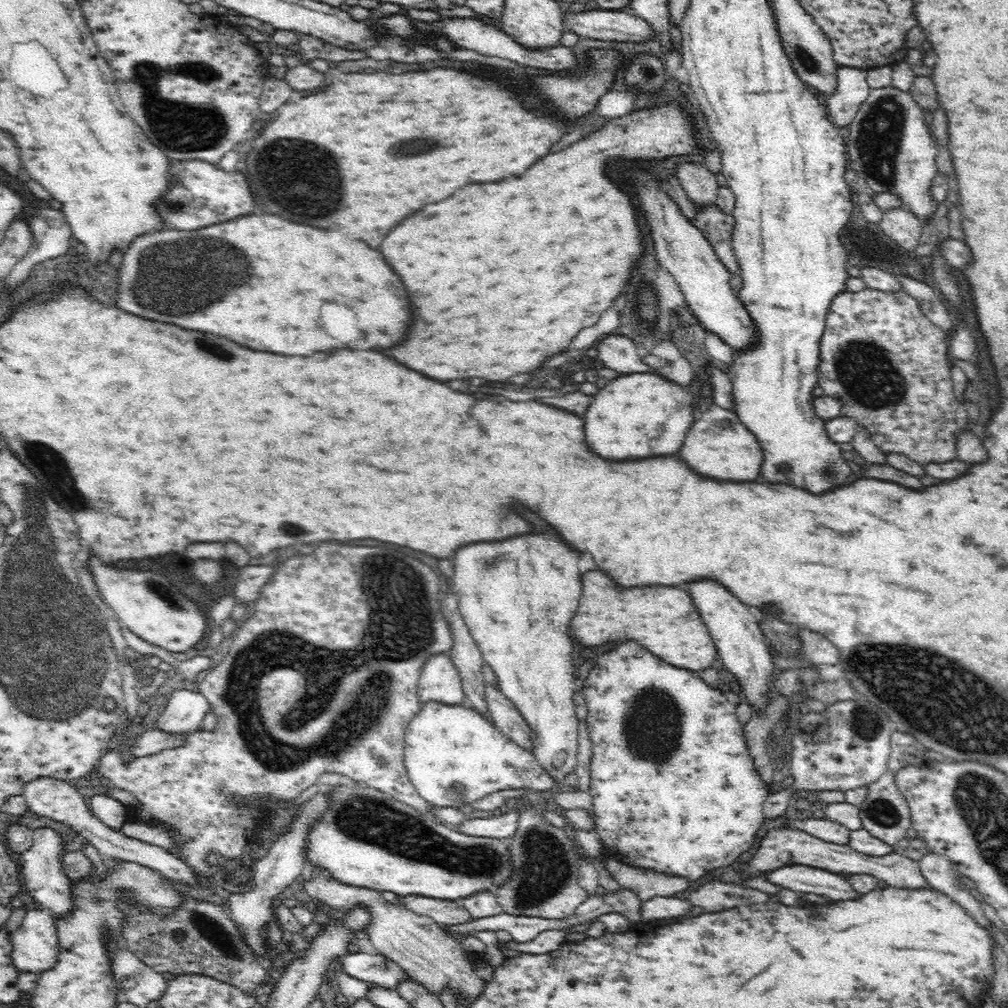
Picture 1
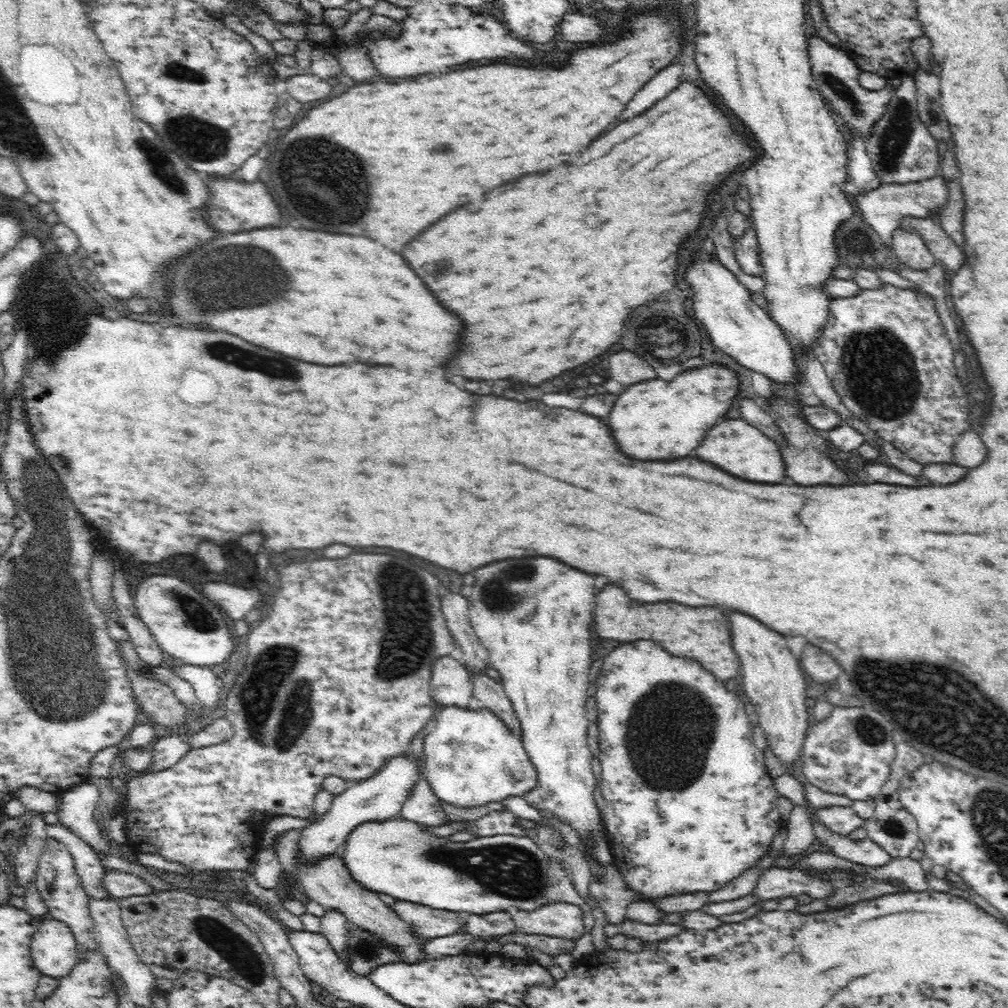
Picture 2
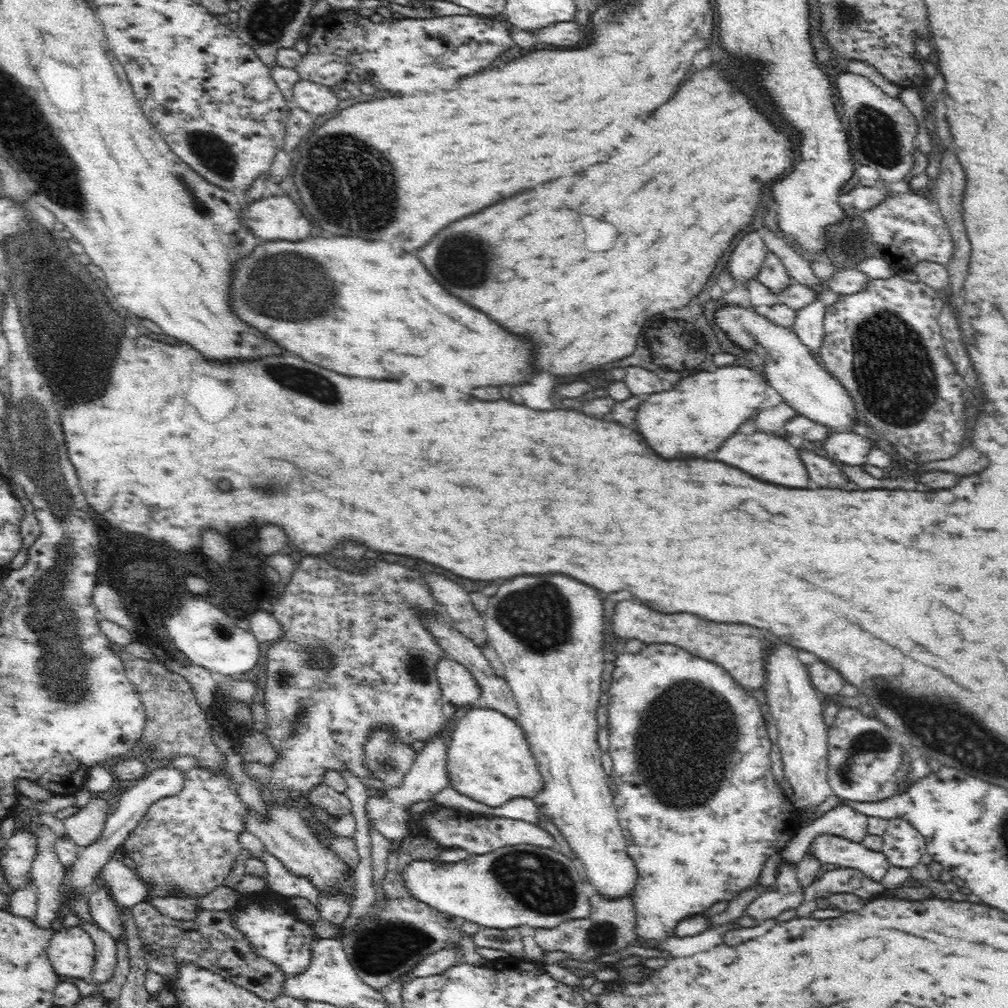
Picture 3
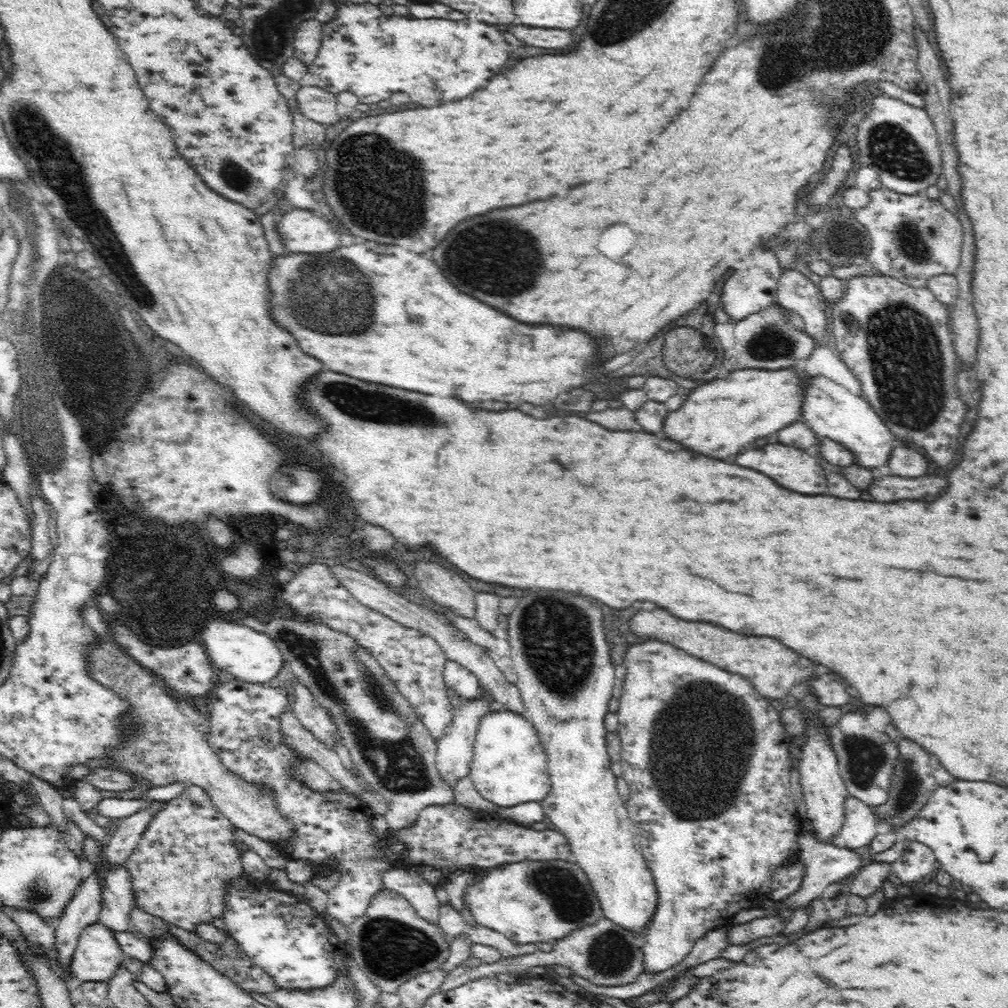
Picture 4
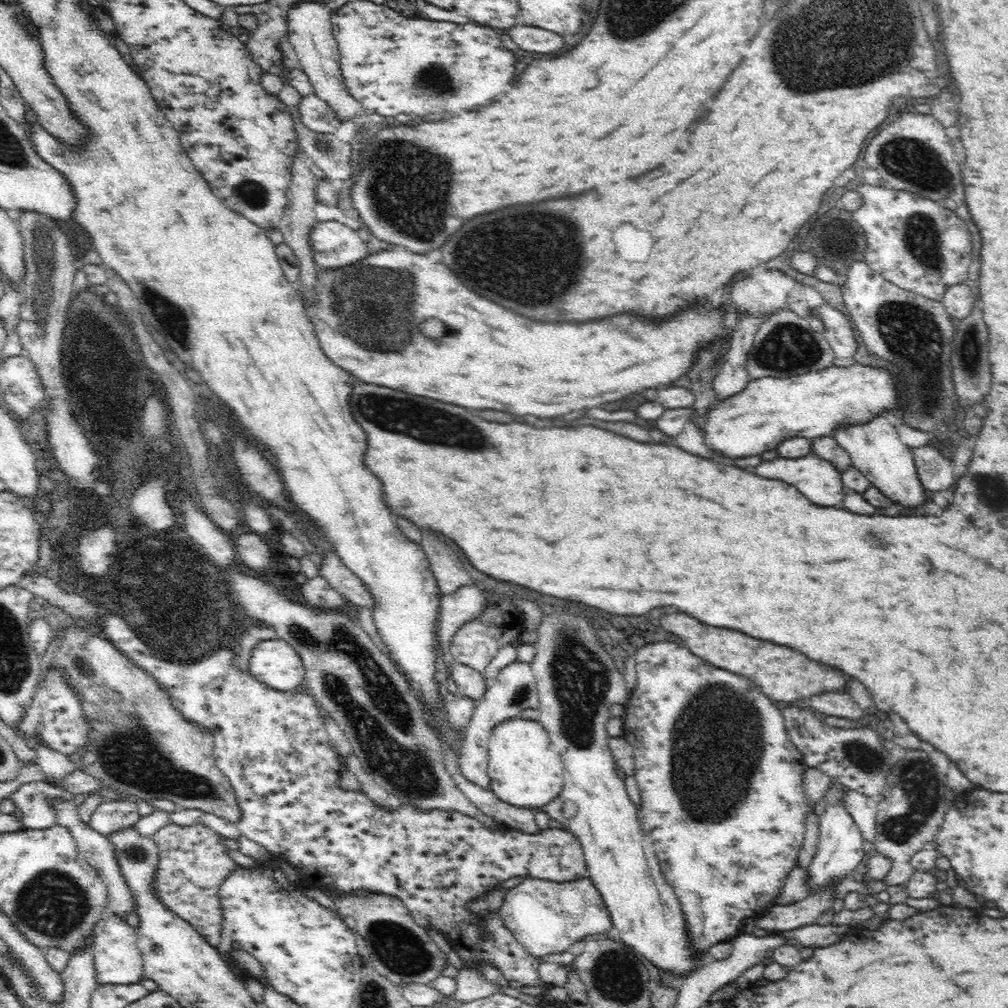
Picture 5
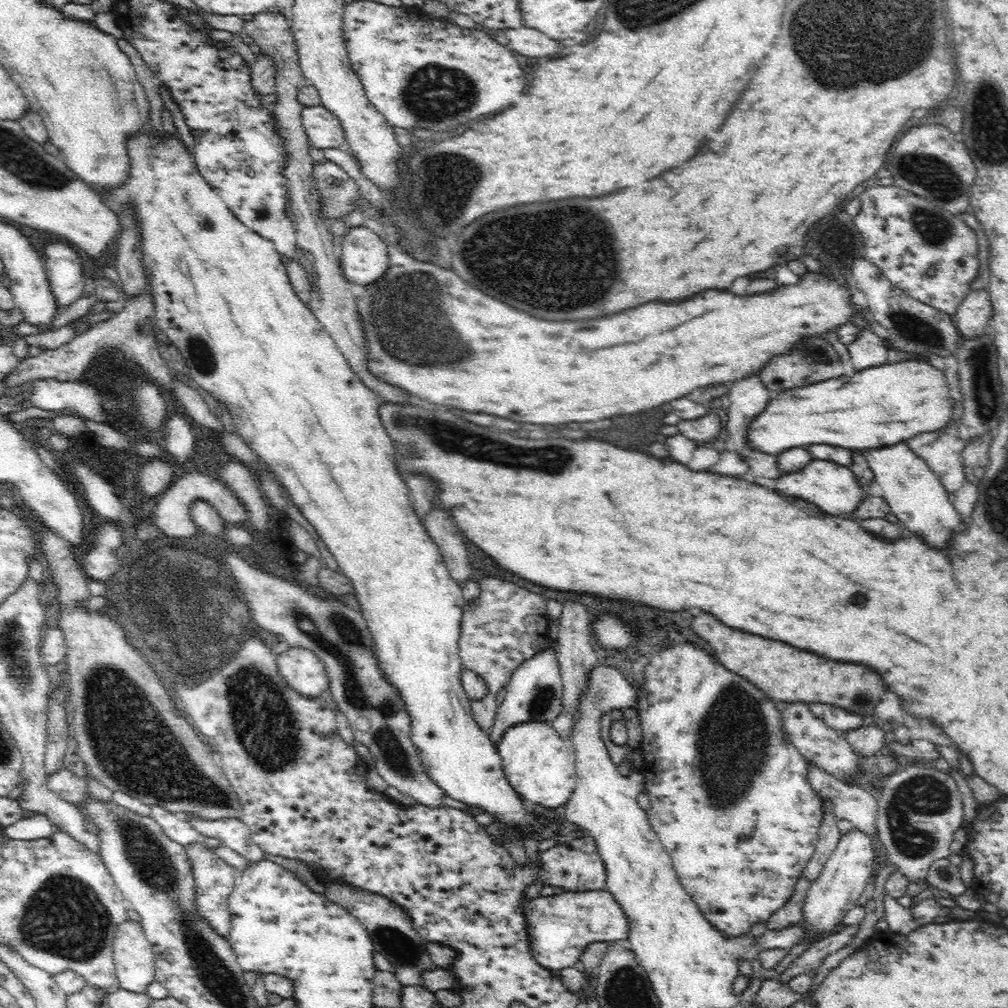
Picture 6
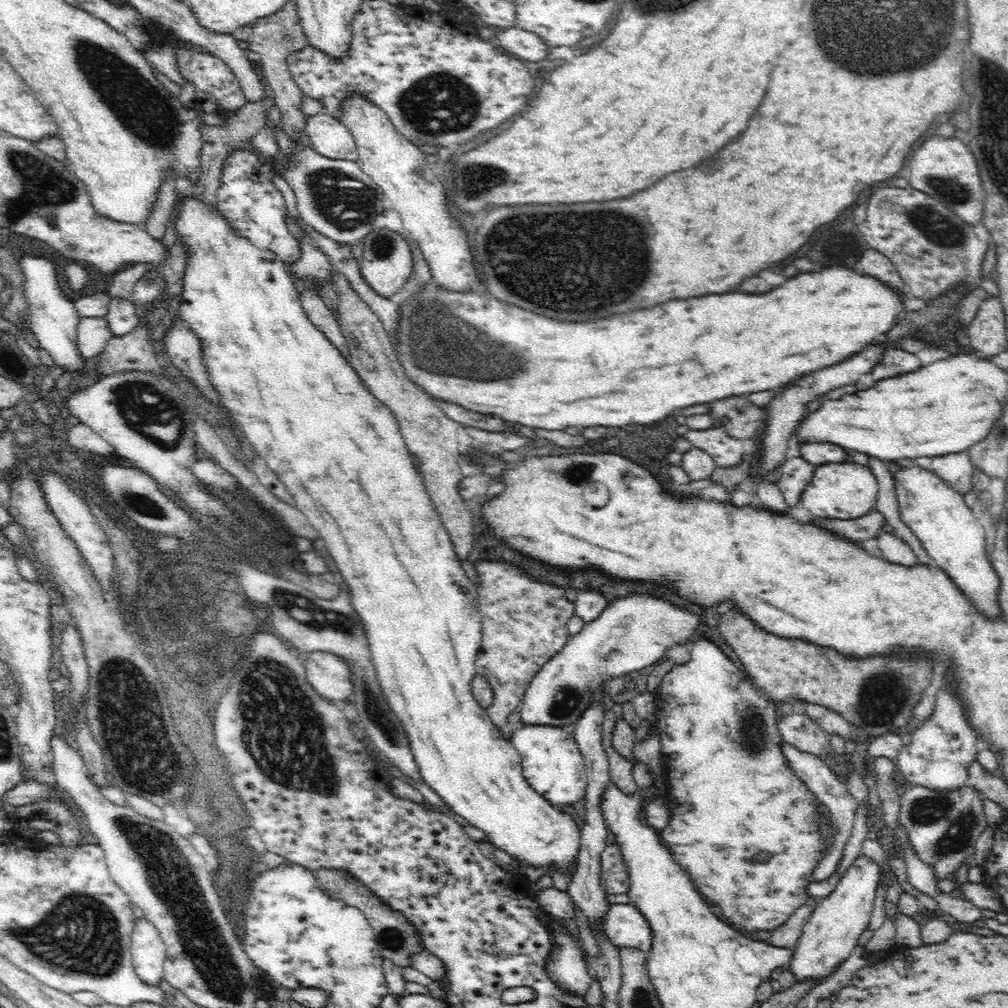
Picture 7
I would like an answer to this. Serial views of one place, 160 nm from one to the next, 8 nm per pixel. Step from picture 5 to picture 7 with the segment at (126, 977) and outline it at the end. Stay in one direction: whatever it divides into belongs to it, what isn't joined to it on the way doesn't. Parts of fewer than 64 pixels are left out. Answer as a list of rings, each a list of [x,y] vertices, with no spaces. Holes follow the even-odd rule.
[[[137,919],[130,937],[130,957],[134,973],[146,985],[159,985],[164,974],[163,962],[168,959],[166,946],[158,929],[149,921]]]

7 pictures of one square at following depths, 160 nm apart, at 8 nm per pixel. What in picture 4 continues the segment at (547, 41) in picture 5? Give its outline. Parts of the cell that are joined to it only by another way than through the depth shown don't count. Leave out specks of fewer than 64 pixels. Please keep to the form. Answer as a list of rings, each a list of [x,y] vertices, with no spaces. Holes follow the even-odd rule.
[[[513,24],[514,28],[508,30],[516,38],[520,38],[528,46],[536,48],[566,48],[572,42],[570,30],[534,29],[525,25]]]

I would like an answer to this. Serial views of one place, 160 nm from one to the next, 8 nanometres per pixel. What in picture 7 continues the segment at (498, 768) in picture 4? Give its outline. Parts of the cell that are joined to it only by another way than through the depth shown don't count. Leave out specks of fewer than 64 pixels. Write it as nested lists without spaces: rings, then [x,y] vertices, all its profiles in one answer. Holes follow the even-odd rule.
[[[521,724],[510,733],[511,744],[522,757],[521,769],[531,788],[552,804],[574,804],[585,798],[587,776],[581,750],[571,729]]]

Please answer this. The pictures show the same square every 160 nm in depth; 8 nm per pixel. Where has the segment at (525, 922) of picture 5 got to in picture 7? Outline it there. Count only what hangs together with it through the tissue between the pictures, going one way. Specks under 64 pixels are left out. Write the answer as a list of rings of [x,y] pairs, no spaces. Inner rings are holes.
[[[613,904],[610,914],[603,919],[603,930],[611,944],[634,947],[646,952],[646,926],[638,918],[638,910],[628,904]],[[566,920],[566,934],[558,924],[550,924],[550,928],[554,946],[546,961],[546,972],[561,990],[584,999],[596,982],[586,971],[588,964],[582,960],[582,948],[576,936],[576,928],[570,920]]]

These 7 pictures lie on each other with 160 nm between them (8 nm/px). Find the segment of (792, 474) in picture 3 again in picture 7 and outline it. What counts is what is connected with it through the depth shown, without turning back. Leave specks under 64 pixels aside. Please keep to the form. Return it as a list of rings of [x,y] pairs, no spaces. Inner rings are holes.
[[[847,460],[815,467],[811,481],[802,490],[801,501],[814,518],[850,520],[864,517],[875,509],[878,489],[878,479],[868,465]]]

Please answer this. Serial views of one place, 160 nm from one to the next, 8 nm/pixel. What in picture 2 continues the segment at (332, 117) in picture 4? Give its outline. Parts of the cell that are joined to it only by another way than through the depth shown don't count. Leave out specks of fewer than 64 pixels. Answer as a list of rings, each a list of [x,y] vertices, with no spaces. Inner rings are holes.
[[[313,73],[294,75],[285,80],[283,88],[291,94],[294,100],[298,100],[302,104],[328,98],[332,92],[332,86],[328,81]]]

